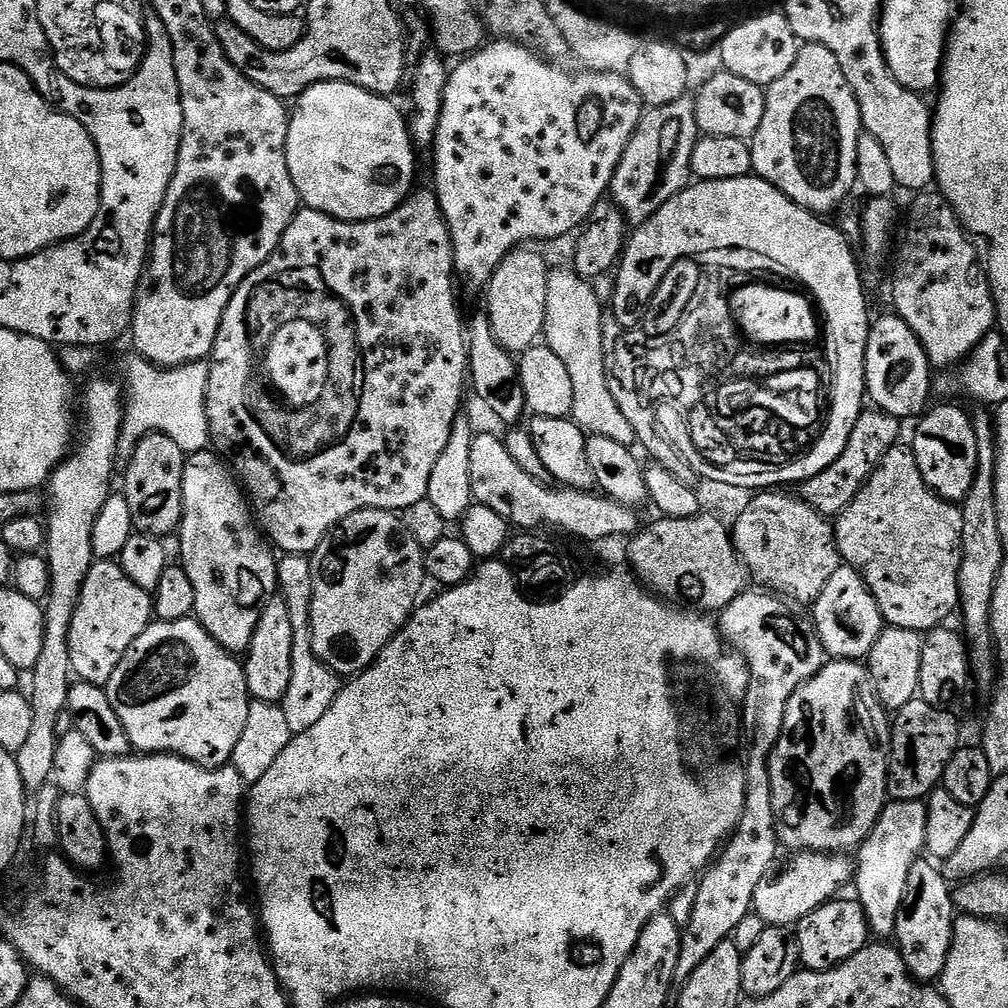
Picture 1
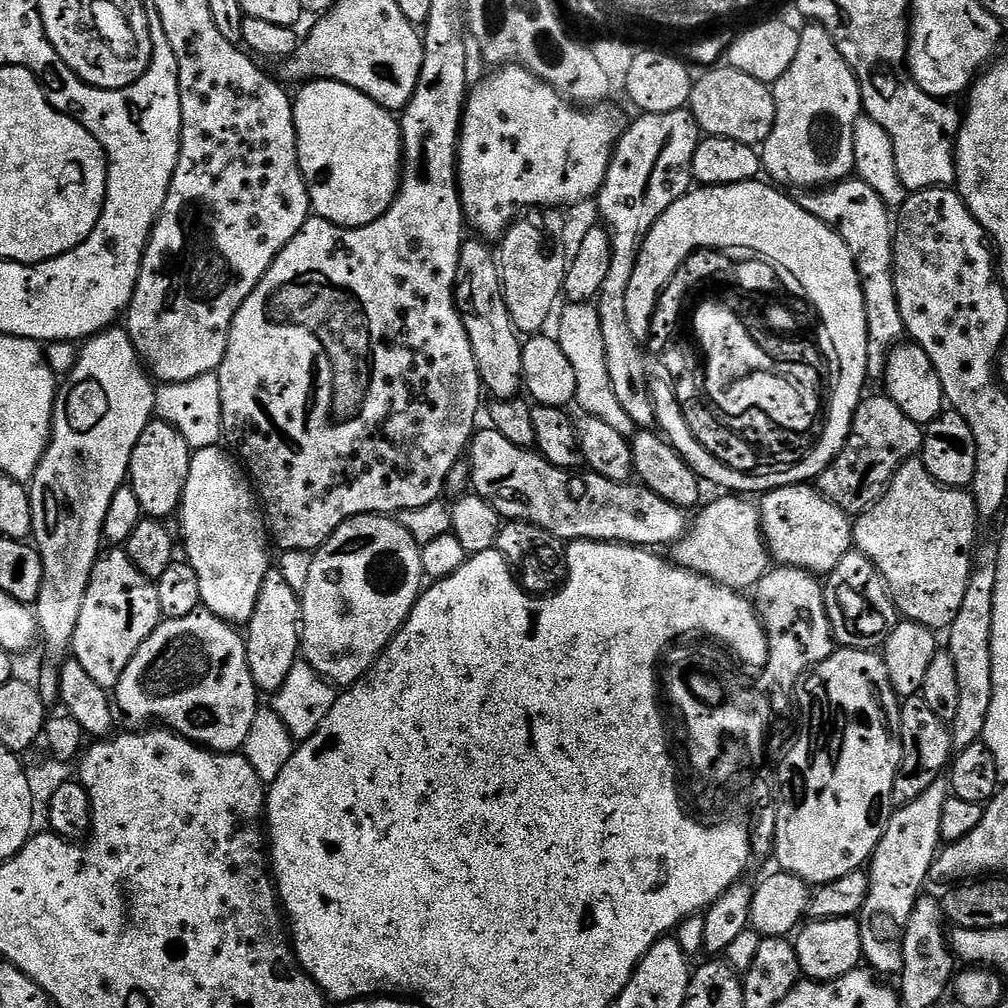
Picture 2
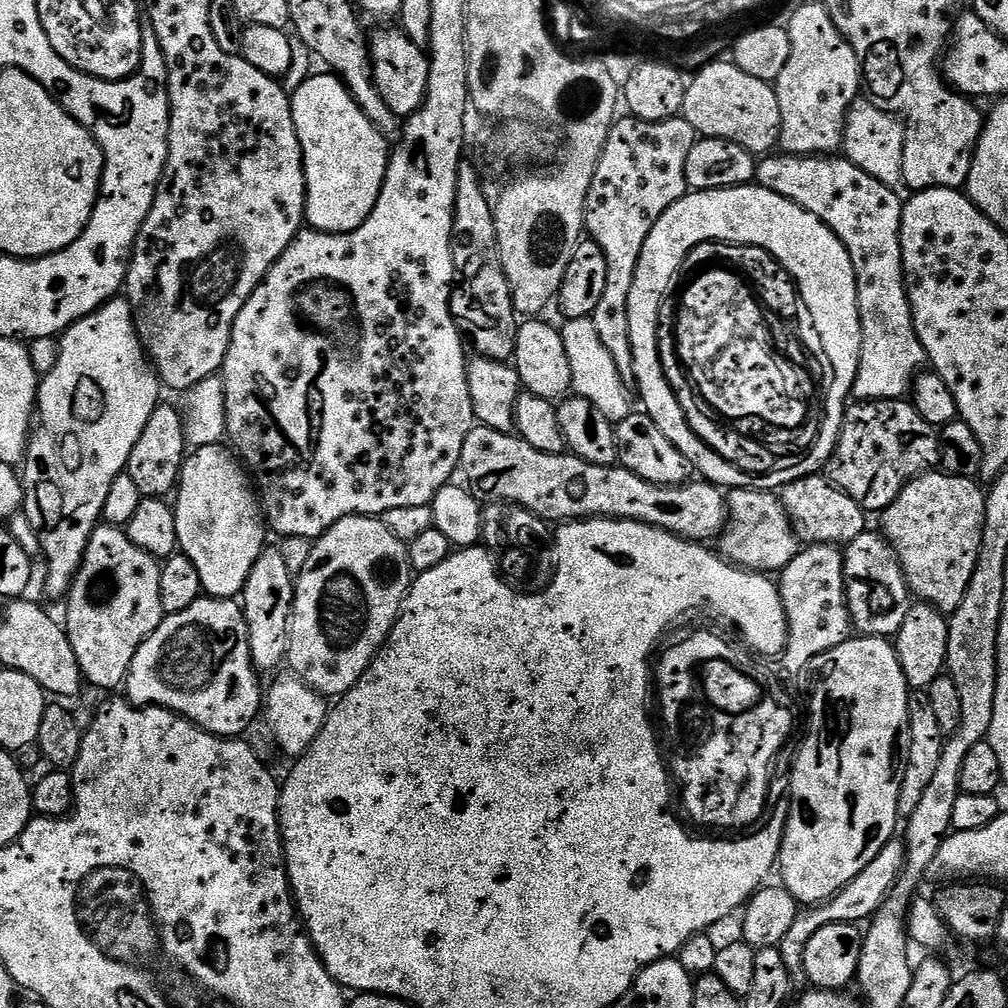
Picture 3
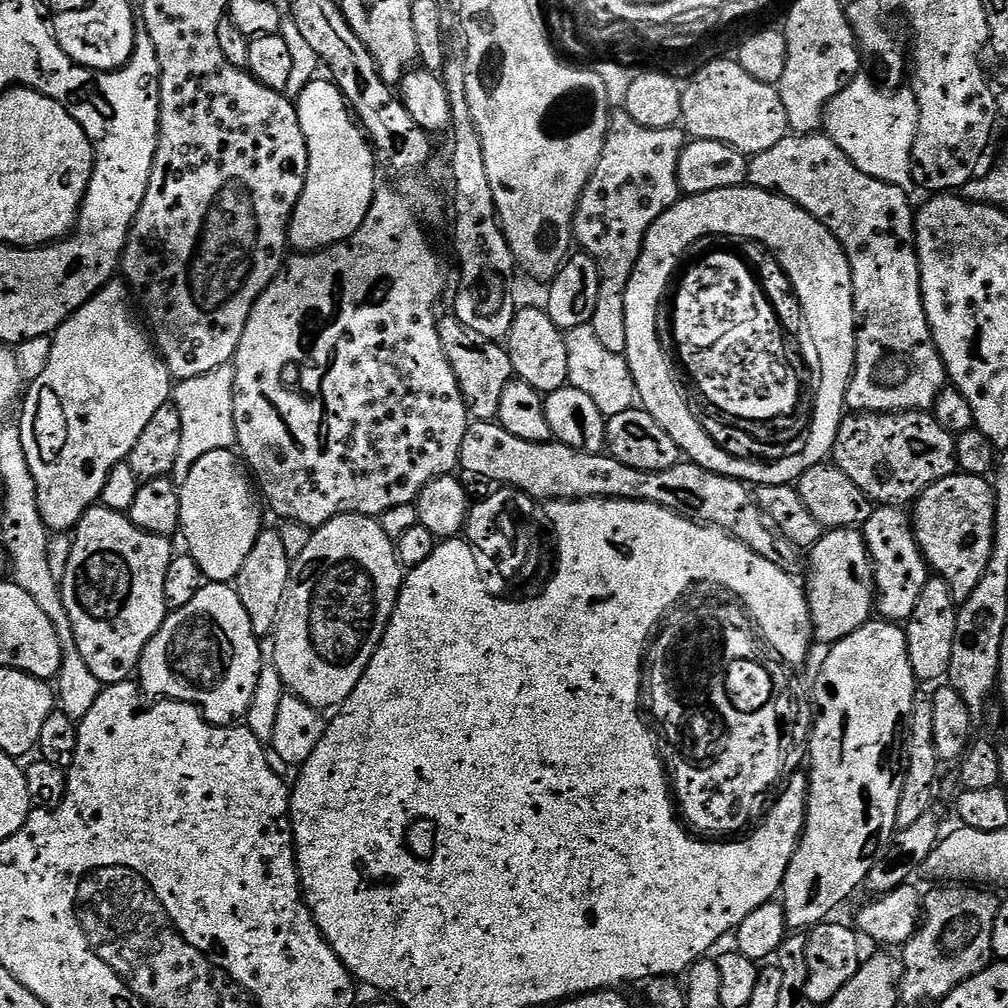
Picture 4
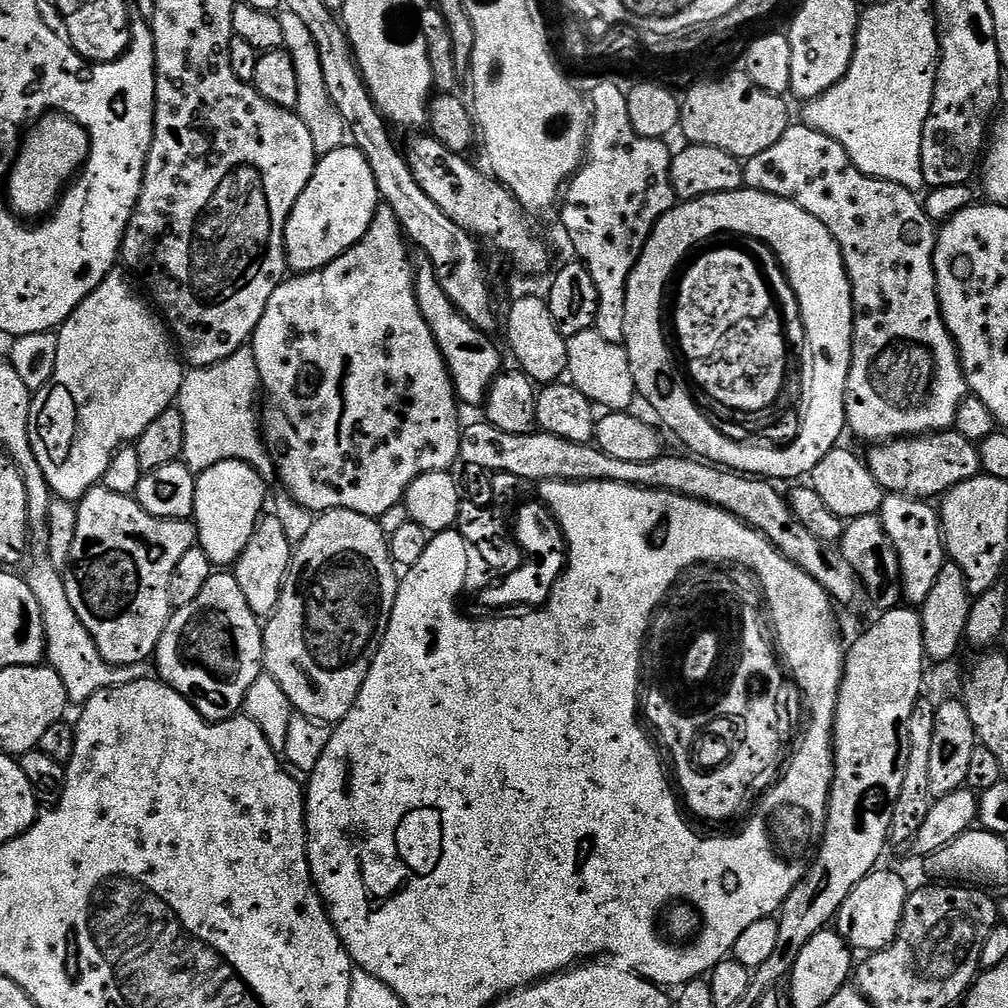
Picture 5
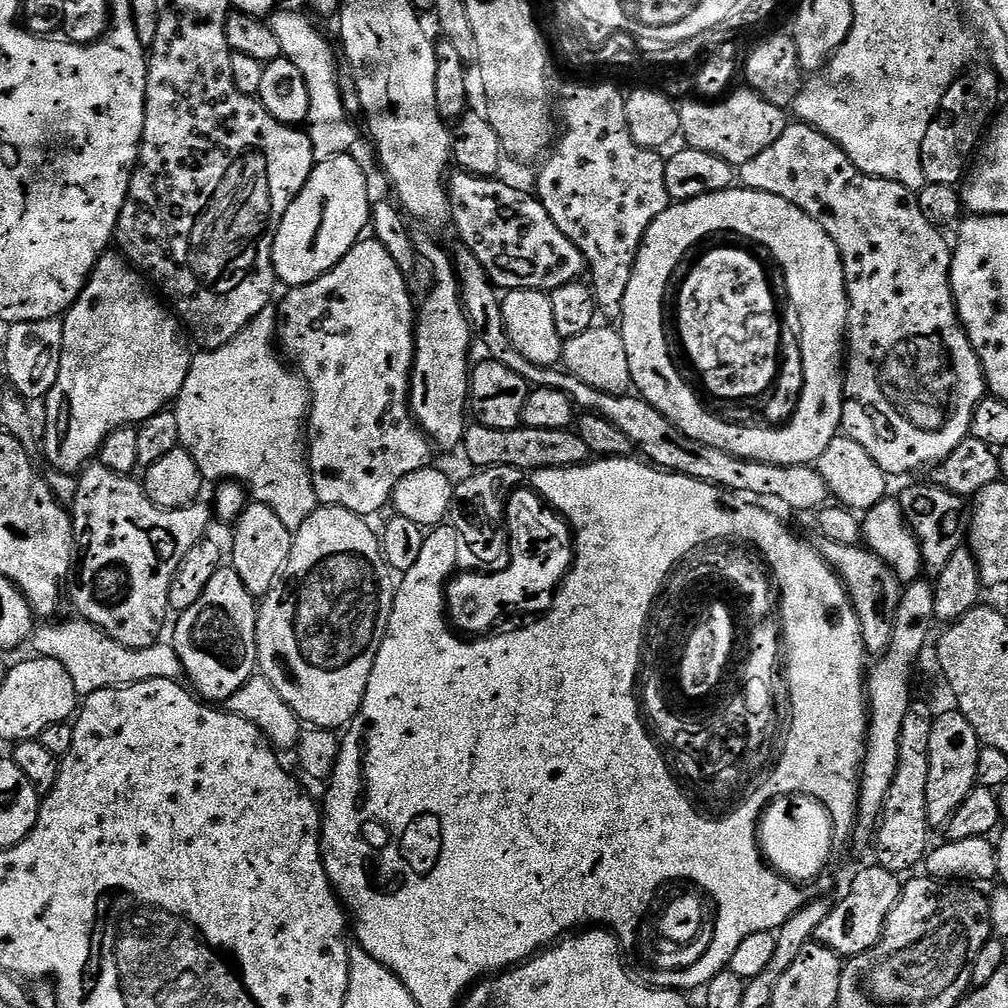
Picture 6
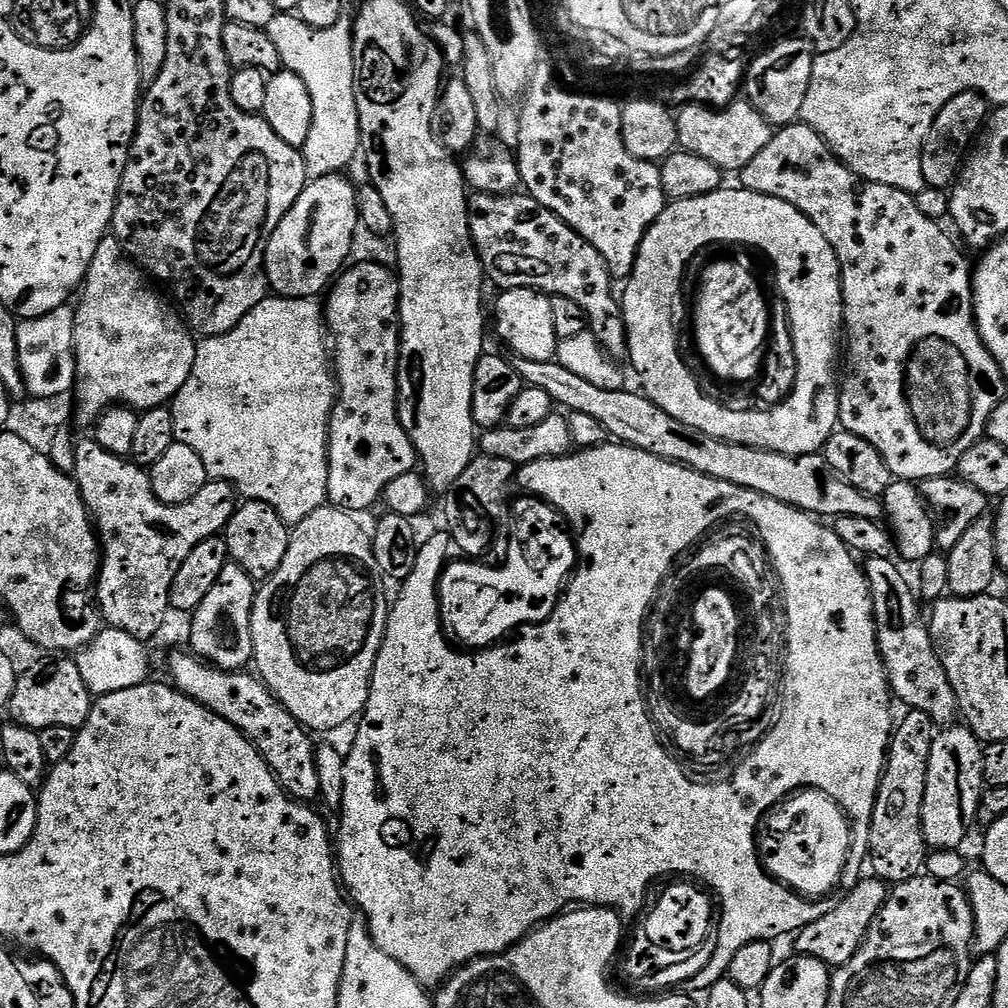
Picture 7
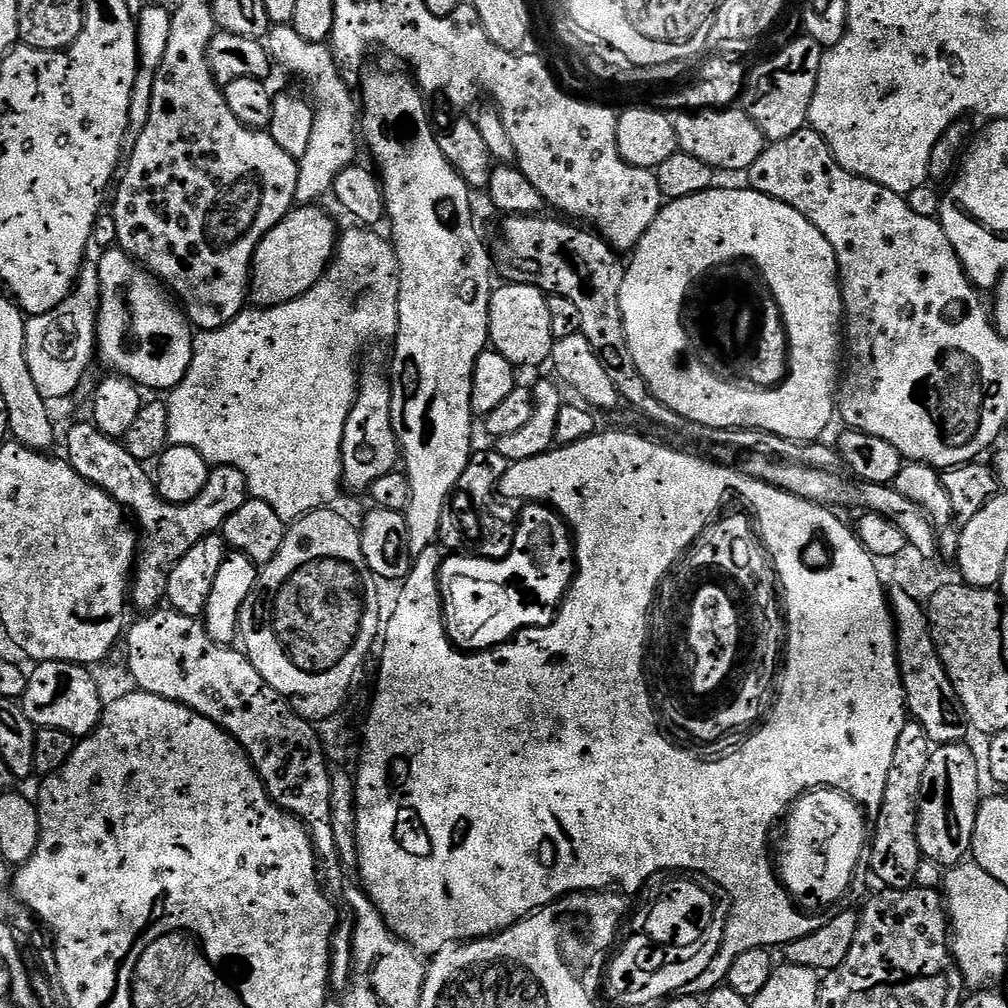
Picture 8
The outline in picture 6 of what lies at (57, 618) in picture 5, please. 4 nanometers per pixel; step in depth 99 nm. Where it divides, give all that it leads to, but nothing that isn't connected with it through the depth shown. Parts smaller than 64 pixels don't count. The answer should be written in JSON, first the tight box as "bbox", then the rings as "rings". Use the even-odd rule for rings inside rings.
{"bbox":[30,618,184,698],"rings":[[[75,618],[64,620],[61,624],[44,622],[35,629],[30,641],[31,651],[37,656],[54,658],[70,674],[74,682],[77,697],[83,698],[103,688],[125,688],[128,684],[137,684],[147,680],[179,681],[184,676],[184,667],[180,665],[176,651],[171,643],[157,642],[149,648],[127,648],[114,638],[107,636],[98,626],[88,620]]]}

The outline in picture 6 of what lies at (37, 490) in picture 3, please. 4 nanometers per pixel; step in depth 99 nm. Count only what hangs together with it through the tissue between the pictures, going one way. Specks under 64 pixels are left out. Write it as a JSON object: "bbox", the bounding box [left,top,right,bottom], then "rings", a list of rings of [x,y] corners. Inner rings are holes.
{"bbox":[42,250,190,474],"rings":[[[109,250],[96,263],[96,268],[93,270],[90,279],[88,279],[88,284],[82,290],[82,294],[73,302],[72,307],[64,313],[62,317],[64,333],[62,334],[61,368],[58,370],[57,381],[46,397],[49,405],[53,406],[53,404],[56,404],[56,409],[54,407],[51,409],[51,419],[47,421],[46,427],[43,429],[45,431],[44,436],[42,432],[42,452],[44,448],[45,458],[58,471],[73,472],[73,474],[79,473],[99,453],[102,442],[110,433],[119,428],[139,426],[150,414],[148,396],[168,396],[168,398],[174,398],[182,390],[182,382],[186,382],[186,374],[188,373],[190,363],[190,352],[184,349],[185,337],[182,335],[182,324],[163,303],[160,305],[152,297],[151,291],[153,292],[153,289],[146,283],[145,277],[137,269],[133,268],[119,251]]]}

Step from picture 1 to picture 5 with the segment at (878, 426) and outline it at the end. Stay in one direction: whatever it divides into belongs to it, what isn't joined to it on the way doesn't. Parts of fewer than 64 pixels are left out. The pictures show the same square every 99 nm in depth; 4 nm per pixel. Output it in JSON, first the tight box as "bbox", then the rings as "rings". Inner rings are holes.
{"bbox":[866,430,982,498],"rings":[[[954,430],[893,438],[869,448],[872,449],[866,455],[866,463],[870,474],[888,494],[903,492],[906,496],[917,498],[940,498],[958,486],[958,482],[974,478],[982,472],[979,447]]]}

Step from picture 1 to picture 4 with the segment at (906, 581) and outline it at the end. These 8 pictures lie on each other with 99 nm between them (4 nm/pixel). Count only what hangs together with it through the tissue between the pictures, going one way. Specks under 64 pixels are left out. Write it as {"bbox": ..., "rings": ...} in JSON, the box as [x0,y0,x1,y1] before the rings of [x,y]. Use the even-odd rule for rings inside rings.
{"bbox":[911,476,995,602],"rings":[[[947,476],[942,478],[942,482],[931,484],[914,502],[915,508],[916,512],[911,513],[912,527],[916,530],[916,540],[920,543],[929,569],[948,583],[956,601],[963,602],[970,598],[970,594],[974,594],[974,586],[982,582],[982,574],[986,574],[986,566],[990,562],[994,546],[995,487],[983,476]]]}

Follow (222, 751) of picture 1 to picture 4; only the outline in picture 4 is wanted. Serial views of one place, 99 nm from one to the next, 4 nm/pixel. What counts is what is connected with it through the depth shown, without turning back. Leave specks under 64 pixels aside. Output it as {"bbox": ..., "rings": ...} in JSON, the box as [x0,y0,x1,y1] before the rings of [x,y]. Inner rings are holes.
{"bbox":[138,583,266,726],"rings":[[[205,583],[198,594],[186,606],[169,611],[164,624],[154,634],[140,659],[138,683],[152,698],[180,700],[183,704],[193,704],[199,708],[205,720],[221,726],[232,726],[252,708],[252,699],[256,696],[256,687],[260,684],[260,671],[266,664],[266,656],[260,653],[260,644],[256,641],[258,630],[242,606],[239,591],[231,583]]]}

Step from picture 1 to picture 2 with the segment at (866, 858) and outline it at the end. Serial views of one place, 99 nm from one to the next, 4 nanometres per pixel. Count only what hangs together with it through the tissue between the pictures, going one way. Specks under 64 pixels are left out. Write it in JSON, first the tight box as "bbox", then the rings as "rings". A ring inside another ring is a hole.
{"bbox":[858,778,950,978],"rings":[[[941,778],[922,790],[918,798],[899,805],[889,818],[882,842],[878,842],[867,865],[868,893],[858,914],[863,963],[881,977],[892,978],[902,970],[906,922],[910,922],[910,914],[925,891],[924,883],[929,883],[932,864],[941,851],[942,806],[946,806],[949,795],[950,785],[947,779]]]}

